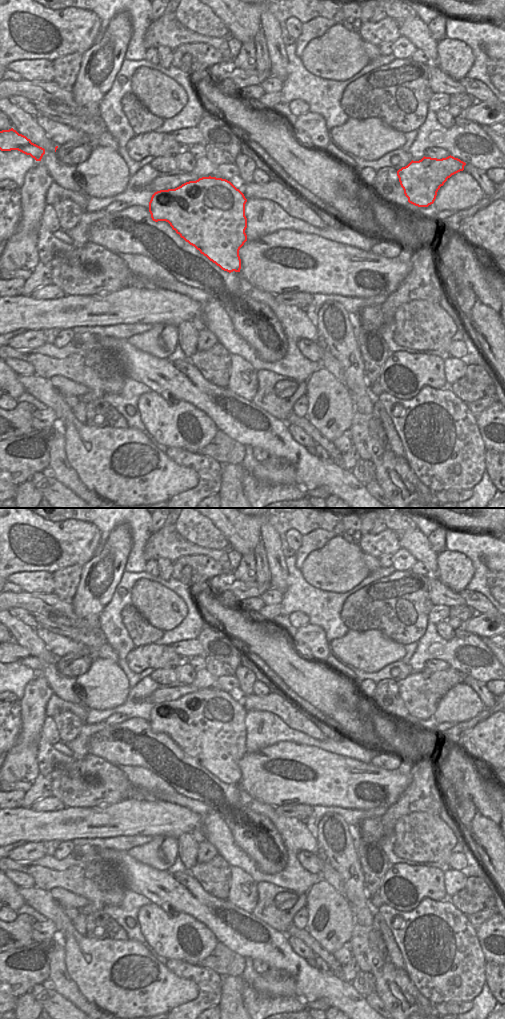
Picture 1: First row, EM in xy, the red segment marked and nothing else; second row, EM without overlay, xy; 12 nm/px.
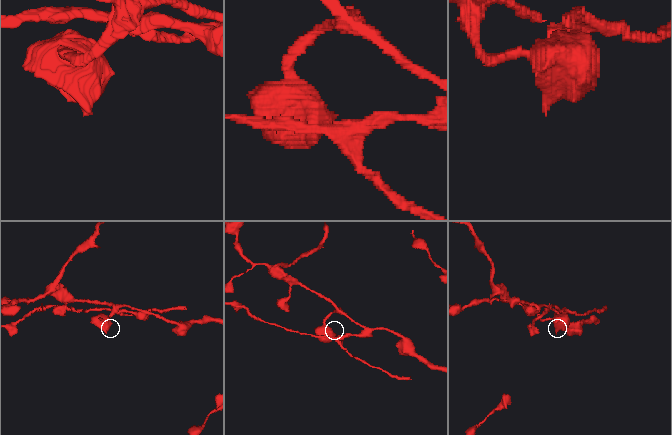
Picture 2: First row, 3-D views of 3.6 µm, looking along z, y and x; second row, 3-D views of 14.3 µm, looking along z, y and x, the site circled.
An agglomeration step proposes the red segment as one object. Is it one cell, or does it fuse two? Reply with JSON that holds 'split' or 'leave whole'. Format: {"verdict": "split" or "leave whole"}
{"verdict": "split"}

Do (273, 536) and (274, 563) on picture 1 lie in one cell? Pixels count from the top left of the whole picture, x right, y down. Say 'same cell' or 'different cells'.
same cell

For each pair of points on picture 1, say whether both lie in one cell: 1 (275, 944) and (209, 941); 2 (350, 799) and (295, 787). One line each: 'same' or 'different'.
1: different
2: same

